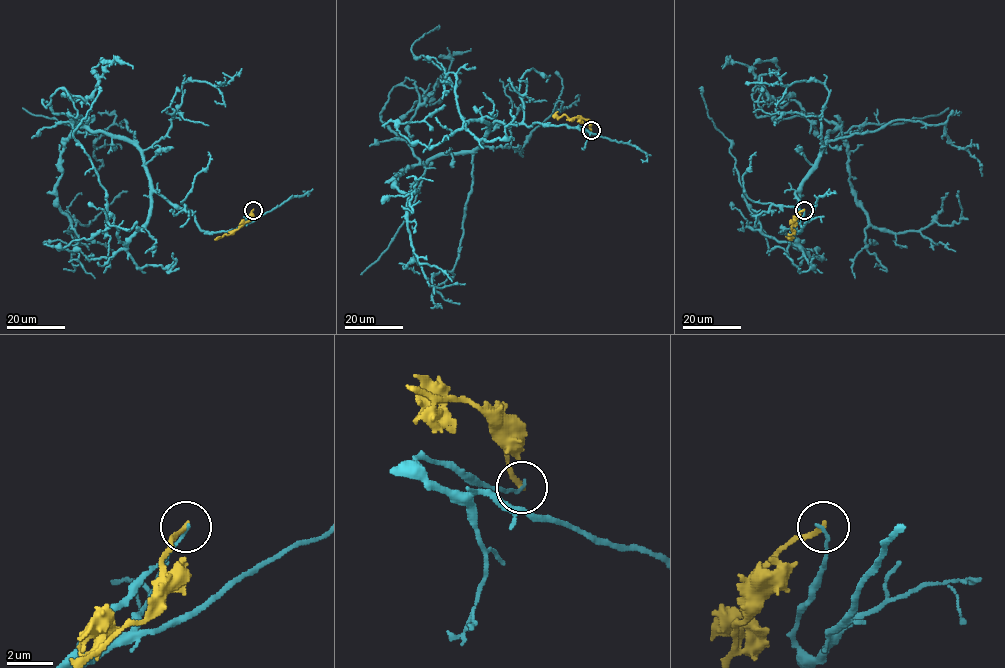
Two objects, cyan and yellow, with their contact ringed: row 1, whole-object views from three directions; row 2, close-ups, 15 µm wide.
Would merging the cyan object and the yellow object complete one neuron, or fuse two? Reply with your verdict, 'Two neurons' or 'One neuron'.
Two neurons

